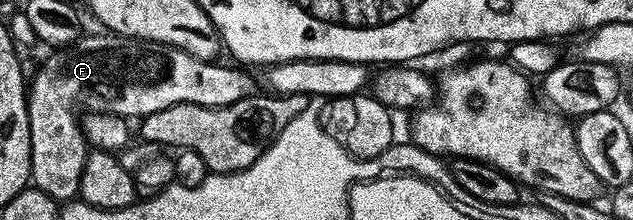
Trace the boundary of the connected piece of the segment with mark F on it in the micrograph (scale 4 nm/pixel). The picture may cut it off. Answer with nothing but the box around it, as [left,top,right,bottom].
[26,32,258,204]

